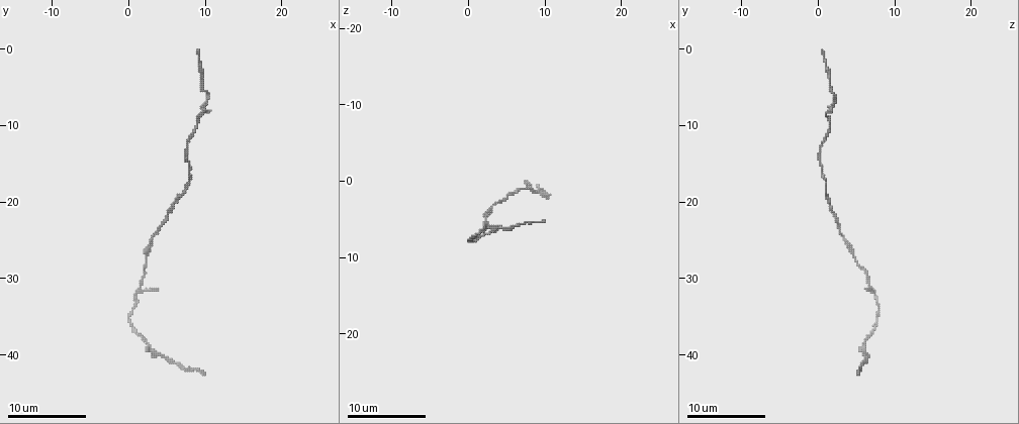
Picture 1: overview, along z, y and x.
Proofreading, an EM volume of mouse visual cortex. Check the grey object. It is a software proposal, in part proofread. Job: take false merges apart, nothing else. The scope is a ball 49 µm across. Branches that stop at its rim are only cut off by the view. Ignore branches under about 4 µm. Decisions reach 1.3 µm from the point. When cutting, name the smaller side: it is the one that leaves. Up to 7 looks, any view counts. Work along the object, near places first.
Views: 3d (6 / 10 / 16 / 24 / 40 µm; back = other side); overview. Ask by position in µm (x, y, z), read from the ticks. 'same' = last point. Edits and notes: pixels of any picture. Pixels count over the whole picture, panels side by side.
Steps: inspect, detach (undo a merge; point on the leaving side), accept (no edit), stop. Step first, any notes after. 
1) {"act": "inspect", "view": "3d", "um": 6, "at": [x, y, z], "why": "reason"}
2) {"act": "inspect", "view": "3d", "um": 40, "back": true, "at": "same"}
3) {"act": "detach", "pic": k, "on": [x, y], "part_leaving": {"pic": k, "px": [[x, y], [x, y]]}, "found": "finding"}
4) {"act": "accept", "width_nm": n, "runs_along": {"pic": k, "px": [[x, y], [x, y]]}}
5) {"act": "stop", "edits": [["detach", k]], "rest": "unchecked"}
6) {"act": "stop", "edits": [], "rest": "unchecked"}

{"act": "inspect", "view": "3d", "um": 10, "at": [1.0, 32.4, 7.4], "why": "calibre changes"}

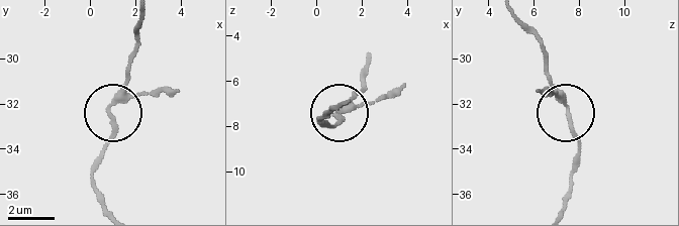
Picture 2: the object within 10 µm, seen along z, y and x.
{"act": "accept", "width_nm": 200, "runs_along": {"pic": 2, "px": [[142, 19], [123, 95], [109, 112], [113, 129], [102, 162]]}, "found": "continuous, no second neuron"}

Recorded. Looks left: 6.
{"act": "inspect", "view": "3d", "um": 6, "at": [6.0, 20.2, 1.8], "why": "narrows sharply"}

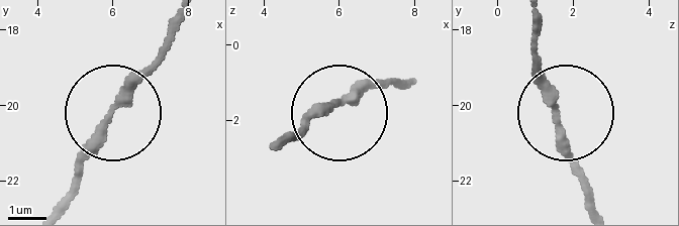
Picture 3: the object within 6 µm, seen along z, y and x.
{"act": "inspect", "view": "3d", "um": 6, "back": true, "at": [5.80, 20.55, 1.60]}

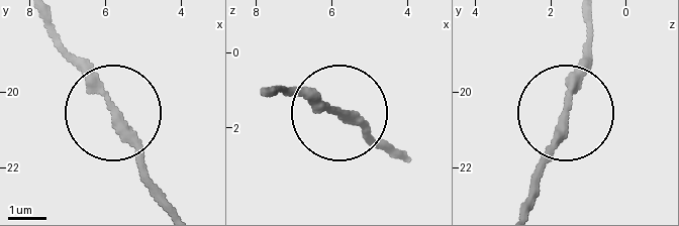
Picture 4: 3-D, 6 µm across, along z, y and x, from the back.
{"act": "accept", "runs_along": {"pic": 4, "px": [[526, 202], [587, 50]]}, "found": "continuous, no second neuron"}

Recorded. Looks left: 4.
{"act": "inspect", "view": "3d", "um": 6, "at": [2.4, 27.0, 4.6], "why": "thick turns thin"}

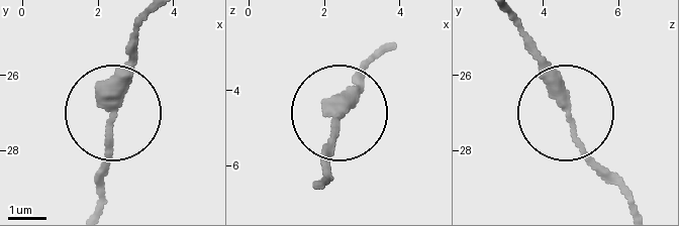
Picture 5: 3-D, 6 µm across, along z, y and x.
{"act": "accept", "runs_along": {"pic": 5, "px": [[507, 16], [585, 151], [629, 197]]}, "found": "one neuron here"}

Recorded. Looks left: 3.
{"act": "inspect", "view": "3d", "um": 16, "at": [2.2, 38.4, 6.2], "why": "sudden change in width"}

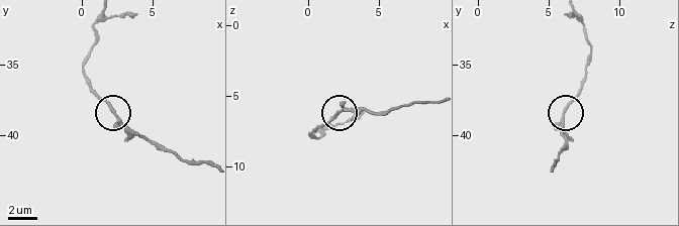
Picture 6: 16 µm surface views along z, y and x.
{"act": "inspect", "view": "3d", "um": 6, "at": [2.2, 38.6, 6.0], "why": "closer look"}

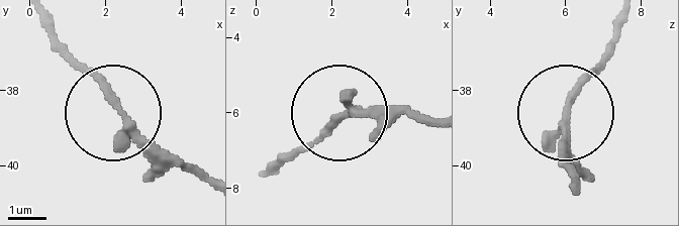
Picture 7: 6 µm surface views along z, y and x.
{"act": "accept", "runs_along": {"pic": 7, "px": [[619, 23], [615, 42], [564, 110], [568, 175]]}, "found": "one neuron here"}

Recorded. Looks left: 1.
{"act": "stop", "edits": [], "rest": "unchecked"}

